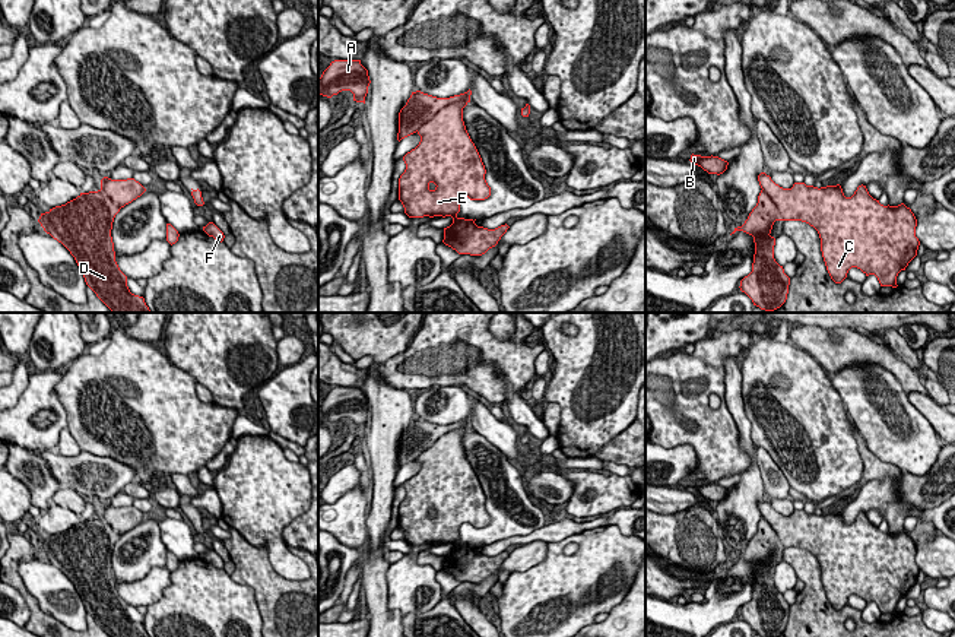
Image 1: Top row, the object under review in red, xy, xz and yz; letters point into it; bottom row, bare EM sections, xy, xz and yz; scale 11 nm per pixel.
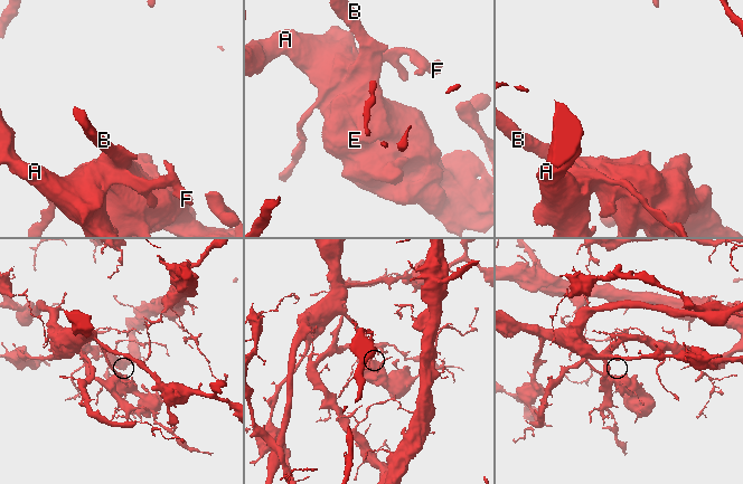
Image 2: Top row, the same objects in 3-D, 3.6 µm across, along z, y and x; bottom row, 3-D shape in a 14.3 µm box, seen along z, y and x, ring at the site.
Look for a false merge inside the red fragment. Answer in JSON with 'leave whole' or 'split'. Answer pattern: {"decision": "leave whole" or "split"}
{"decision": "split"}

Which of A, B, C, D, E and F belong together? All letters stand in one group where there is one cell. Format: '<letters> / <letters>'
A D F / B C E

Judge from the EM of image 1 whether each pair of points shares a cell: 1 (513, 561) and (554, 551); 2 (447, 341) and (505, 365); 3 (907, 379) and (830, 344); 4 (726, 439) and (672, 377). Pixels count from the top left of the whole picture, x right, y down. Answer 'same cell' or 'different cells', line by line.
1: different cells
2: same cell
3: same cell
4: same cell

